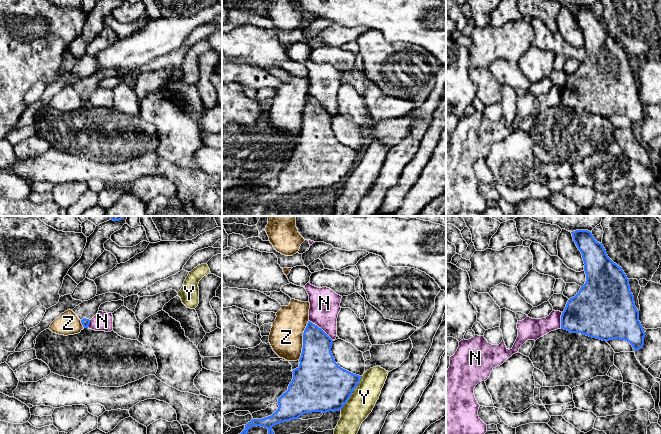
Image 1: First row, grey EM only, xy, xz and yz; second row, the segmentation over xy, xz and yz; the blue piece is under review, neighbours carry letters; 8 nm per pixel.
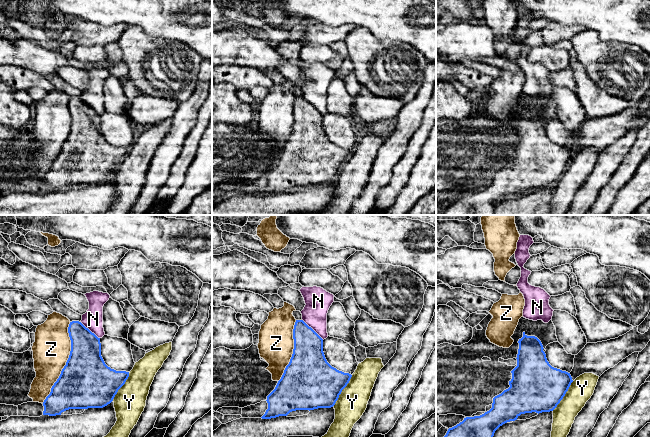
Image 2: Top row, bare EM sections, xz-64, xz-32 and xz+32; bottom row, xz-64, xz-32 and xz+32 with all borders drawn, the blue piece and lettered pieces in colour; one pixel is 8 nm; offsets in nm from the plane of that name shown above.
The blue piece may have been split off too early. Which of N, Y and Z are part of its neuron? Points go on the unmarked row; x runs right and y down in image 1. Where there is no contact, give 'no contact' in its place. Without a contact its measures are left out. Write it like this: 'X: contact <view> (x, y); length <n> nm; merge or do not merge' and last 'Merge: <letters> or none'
N: contact xz (321, 105); length 260 nm; do not merge
Y: contact xz (351, 169); length 320 nm; do not merge
Z: contact xz (303, 116); length 340 nm; do not merge
Merge: none

